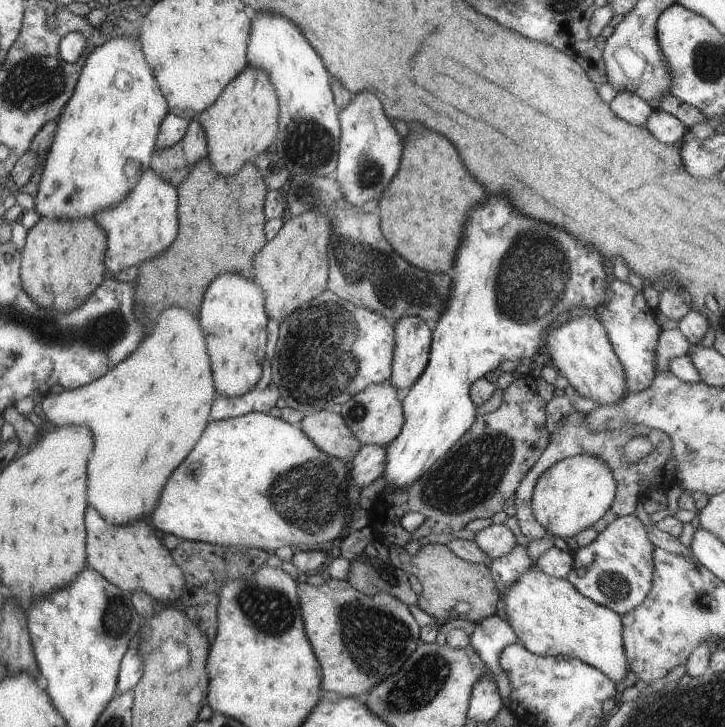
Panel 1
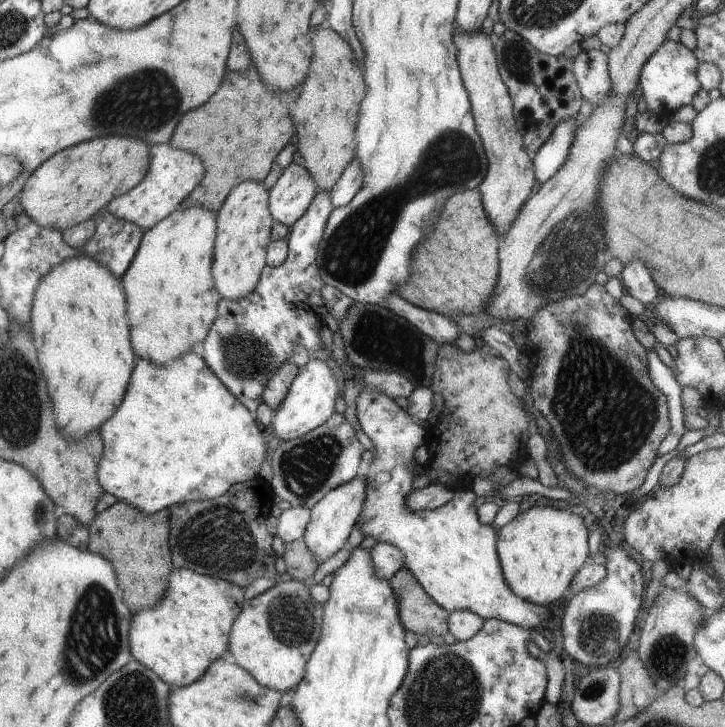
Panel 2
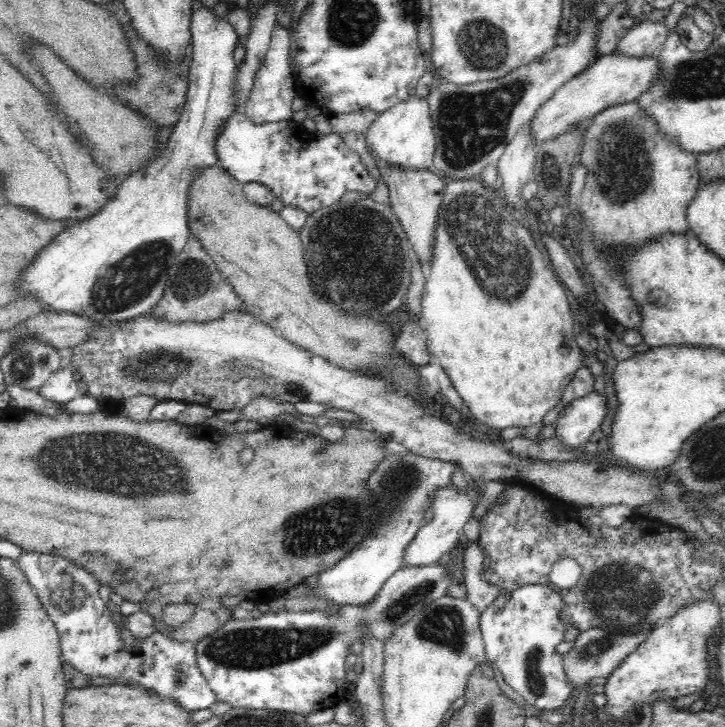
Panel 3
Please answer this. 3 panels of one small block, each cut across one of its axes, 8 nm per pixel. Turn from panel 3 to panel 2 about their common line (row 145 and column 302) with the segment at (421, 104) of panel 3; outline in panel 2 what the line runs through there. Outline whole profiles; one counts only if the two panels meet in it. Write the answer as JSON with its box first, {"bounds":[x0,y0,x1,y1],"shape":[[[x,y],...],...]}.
{"bounds":[271,359,341,442],"shape":[[[310,359],[292,380],[292,386],[288,388],[288,394],[280,404],[280,408],[272,414],[271,425],[274,436],[281,442],[288,441],[324,424],[332,414],[336,413],[334,408],[341,391],[333,370],[326,360]]]}

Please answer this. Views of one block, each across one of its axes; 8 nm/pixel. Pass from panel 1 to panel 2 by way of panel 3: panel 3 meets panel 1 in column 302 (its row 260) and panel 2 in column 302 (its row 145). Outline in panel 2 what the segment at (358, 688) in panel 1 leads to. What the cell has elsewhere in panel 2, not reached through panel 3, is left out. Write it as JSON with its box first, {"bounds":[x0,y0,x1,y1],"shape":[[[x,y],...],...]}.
{"bounds":[229,580,323,691],"shape":[[[298,580],[278,582],[272,588],[244,601],[243,609],[232,625],[230,631],[229,657],[247,670],[262,686],[280,691],[296,688],[304,673],[306,664],[322,634],[323,604],[316,602],[310,595],[310,588]]]}

